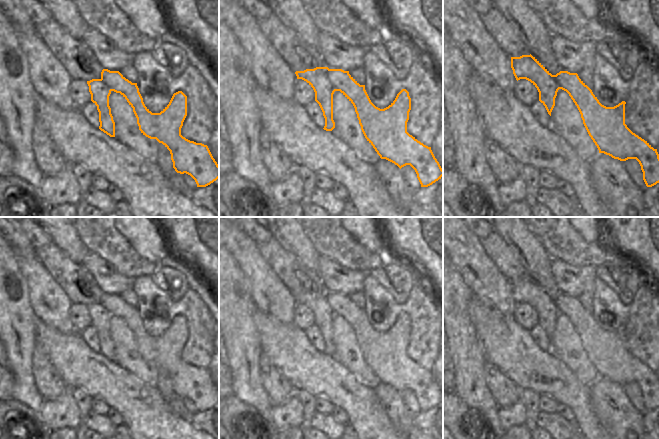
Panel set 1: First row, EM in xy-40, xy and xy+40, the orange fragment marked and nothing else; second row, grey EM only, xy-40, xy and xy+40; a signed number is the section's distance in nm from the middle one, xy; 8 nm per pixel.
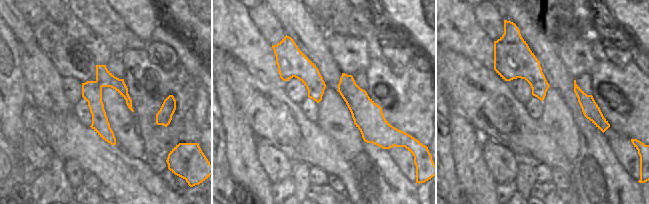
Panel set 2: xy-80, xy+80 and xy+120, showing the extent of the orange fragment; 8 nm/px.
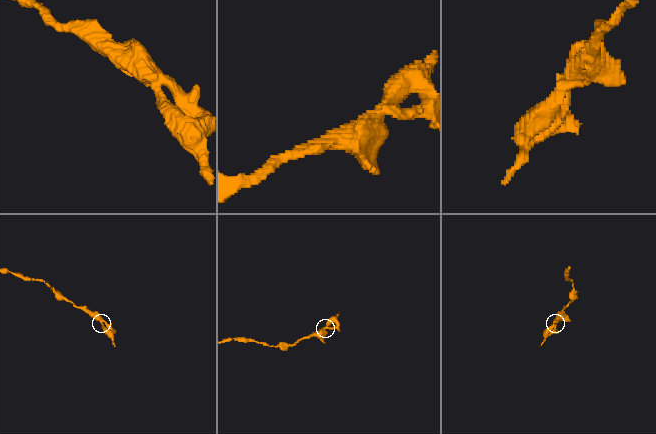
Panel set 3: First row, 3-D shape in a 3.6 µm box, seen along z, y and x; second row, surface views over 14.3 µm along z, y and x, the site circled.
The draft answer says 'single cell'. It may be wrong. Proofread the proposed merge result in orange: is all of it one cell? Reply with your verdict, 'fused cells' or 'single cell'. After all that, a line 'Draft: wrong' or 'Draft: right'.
fused cells
Draft: wrong

